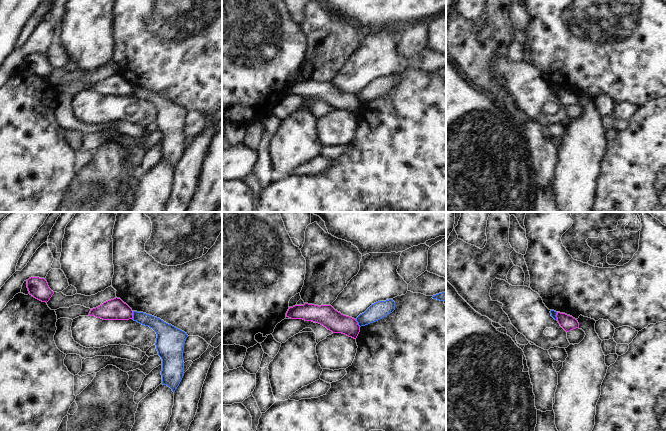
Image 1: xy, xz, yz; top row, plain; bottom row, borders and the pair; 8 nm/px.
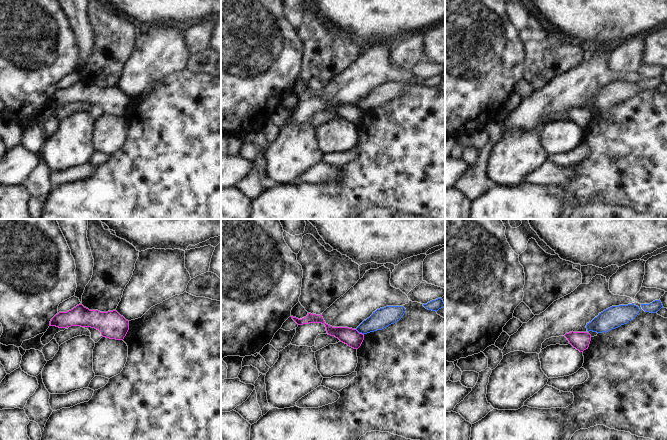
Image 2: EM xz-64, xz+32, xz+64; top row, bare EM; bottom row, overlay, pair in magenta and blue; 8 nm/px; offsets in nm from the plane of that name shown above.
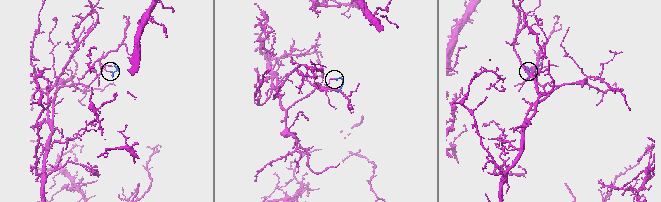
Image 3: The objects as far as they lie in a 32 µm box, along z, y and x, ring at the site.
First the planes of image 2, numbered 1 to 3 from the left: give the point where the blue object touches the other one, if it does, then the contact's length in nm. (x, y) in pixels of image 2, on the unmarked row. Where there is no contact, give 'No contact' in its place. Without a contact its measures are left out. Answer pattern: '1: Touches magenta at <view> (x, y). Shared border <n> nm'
1: No contact
2: Touches magenta at xz+32 (358, 108). Shared border 80 nm
3: No contact.

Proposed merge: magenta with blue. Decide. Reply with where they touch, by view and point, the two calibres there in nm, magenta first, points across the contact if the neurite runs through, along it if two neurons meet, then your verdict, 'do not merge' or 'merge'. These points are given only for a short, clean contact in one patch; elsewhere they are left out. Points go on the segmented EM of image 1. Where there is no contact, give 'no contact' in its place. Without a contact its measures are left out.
meets magenta in xy at (132, 315); 180 nm thick on the magenta side, 110 nm on the other; border along xy (132, 311), (133, 318); do not merge

